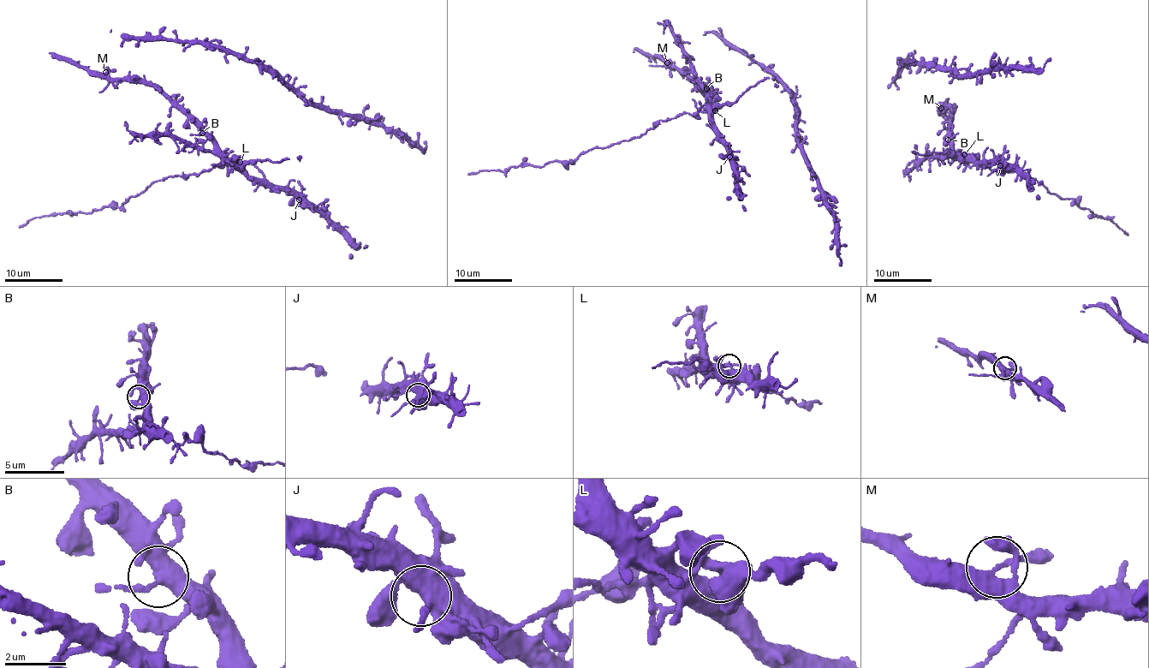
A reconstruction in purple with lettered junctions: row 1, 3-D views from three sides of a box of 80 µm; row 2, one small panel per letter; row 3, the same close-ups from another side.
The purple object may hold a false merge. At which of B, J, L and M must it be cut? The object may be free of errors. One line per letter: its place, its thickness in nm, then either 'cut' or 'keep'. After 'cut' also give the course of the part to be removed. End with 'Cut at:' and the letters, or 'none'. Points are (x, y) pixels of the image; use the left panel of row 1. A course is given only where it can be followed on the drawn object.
B: (202, 133) | 400 nm | keep
J: (299, 199) | 480 nm | keep
L: (240, 162) | 320 nm | cut | (240, 162), (151, 181), (145, 189), (129, 196), (121, 206), (43, 216), (26, 220), (20, 228)
M: (105, 72) | 360 nm | keep
Cut at: L

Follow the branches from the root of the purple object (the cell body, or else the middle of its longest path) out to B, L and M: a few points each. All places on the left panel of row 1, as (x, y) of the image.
B: (116, 78), (142, 79), (202, 133)
L: (116, 78), (142, 79), (211, 140), (213, 146), (233, 161), (240, 162)
M: (116, 78), (111, 78), (105, 72)

